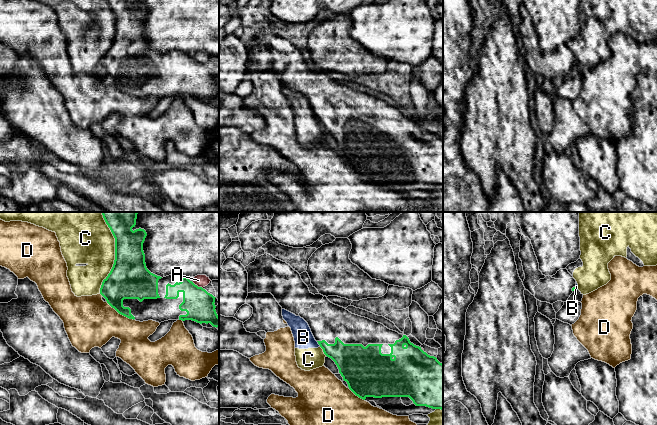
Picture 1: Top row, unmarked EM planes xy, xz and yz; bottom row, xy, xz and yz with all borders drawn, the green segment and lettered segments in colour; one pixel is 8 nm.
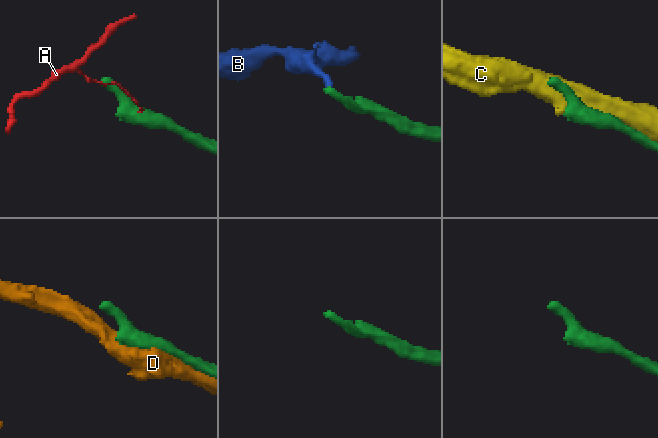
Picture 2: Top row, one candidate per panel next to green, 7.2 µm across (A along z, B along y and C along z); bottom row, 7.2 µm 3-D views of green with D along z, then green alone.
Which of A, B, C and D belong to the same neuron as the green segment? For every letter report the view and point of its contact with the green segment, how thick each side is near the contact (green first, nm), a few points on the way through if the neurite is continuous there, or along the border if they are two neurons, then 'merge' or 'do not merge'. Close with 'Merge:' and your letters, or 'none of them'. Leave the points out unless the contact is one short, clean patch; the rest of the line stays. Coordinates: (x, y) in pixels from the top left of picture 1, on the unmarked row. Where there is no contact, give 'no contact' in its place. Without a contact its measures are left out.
A: xy (196, 61) | 240/100 nm | do not merge
B: xz (318, 119) | 200/160 nm | along xz (316, 117), (320, 122) | do not merge
C: xy (115, 35) | 320/340 nm | do not merge
D: xy (119, 89) | 260/400 nm | do not merge
Merge: none of them

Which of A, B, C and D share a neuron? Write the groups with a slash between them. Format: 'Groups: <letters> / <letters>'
Groups: A / B C / D

